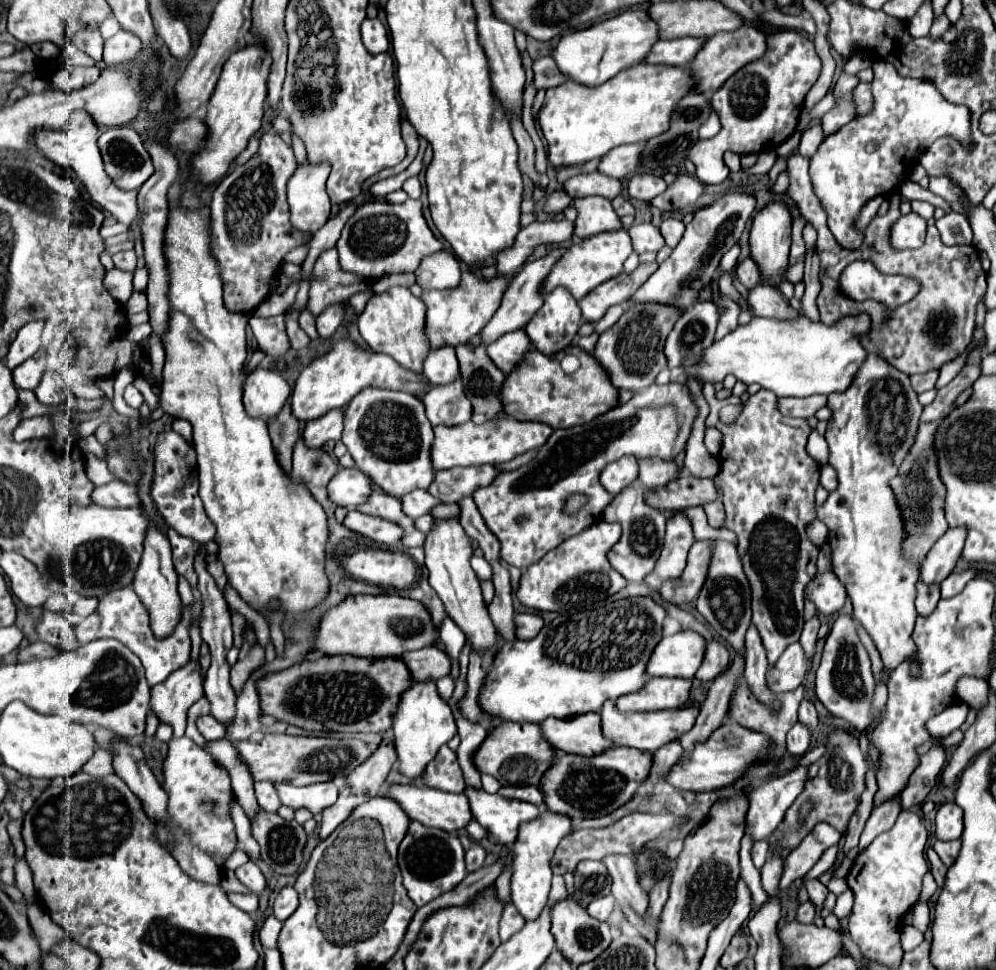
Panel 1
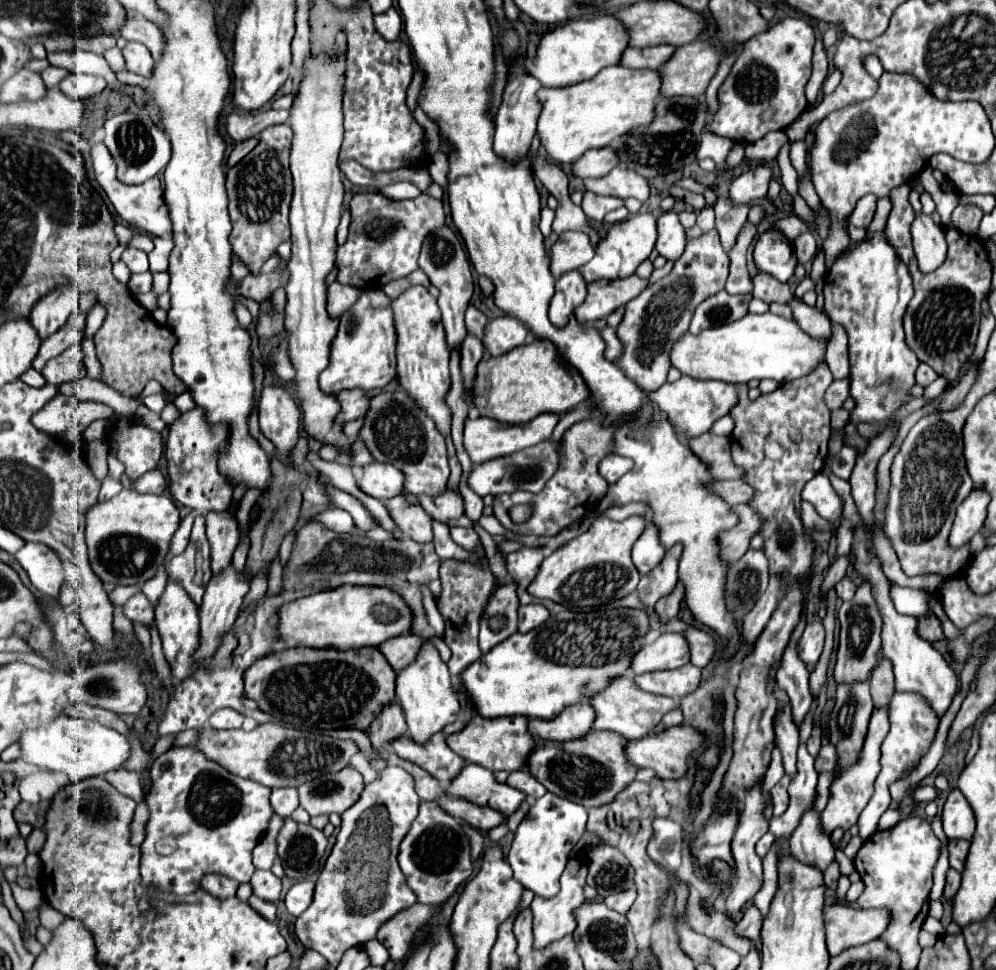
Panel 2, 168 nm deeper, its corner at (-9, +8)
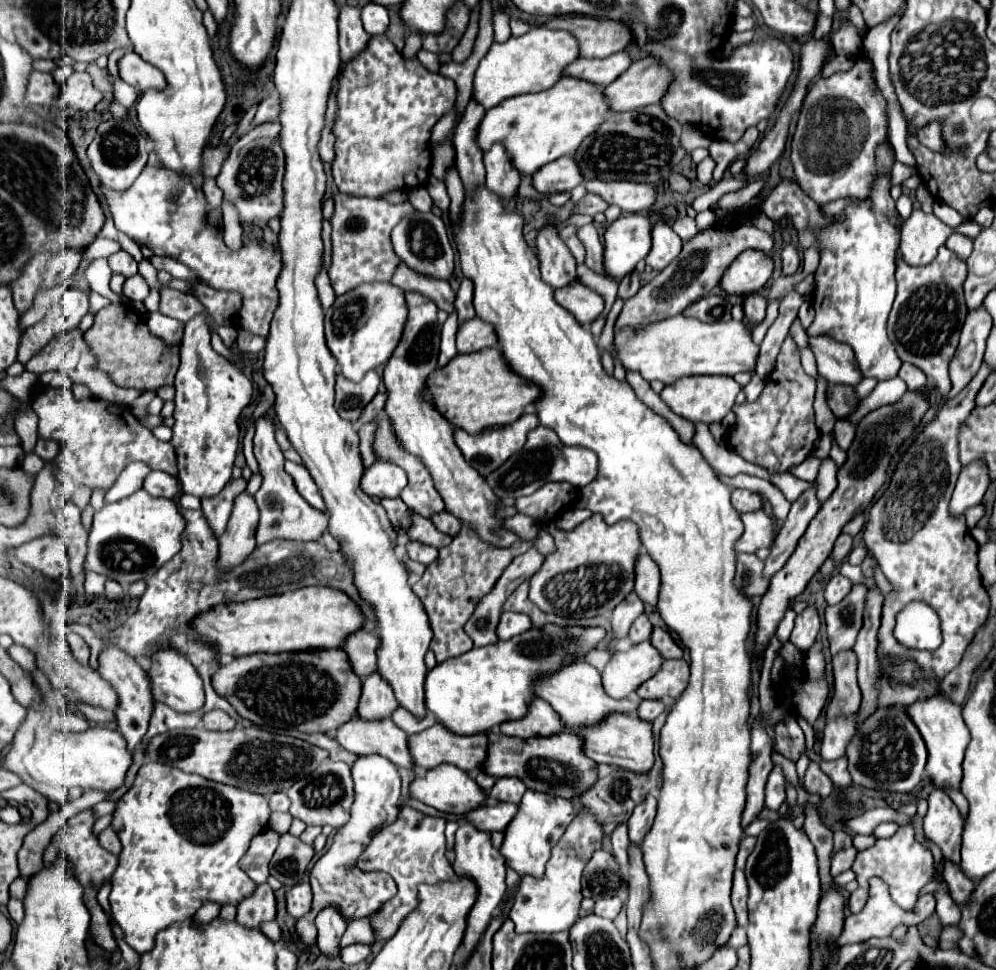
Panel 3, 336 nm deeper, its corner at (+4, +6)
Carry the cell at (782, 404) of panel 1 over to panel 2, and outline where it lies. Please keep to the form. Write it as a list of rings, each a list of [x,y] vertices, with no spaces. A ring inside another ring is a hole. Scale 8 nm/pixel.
[[[845,378],[845,380],[835,380],[835,382],[829,386],[827,394],[825,394],[825,402],[827,402],[827,406],[829,406],[831,410],[841,408],[847,398],[849,398],[849,378]]]

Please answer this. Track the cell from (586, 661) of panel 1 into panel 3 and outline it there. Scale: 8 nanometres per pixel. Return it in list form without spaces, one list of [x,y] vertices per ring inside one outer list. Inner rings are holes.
[[[544,624],[542,628],[530,628],[510,640],[498,640],[496,644],[484,648],[472,648],[470,652],[436,664],[426,676],[426,708],[434,712],[444,726],[456,734],[478,734],[498,728],[502,722],[524,718],[530,702],[536,698],[536,684],[562,670],[564,666],[578,662],[582,656],[592,652],[598,642],[606,638],[604,628],[582,628],[582,626],[558,626]]]

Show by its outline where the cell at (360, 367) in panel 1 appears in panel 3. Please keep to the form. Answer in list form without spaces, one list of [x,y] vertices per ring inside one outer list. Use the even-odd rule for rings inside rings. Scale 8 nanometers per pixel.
[[[390,282],[360,284],[356,290],[338,296],[326,310],[326,344],[338,362],[338,372],[352,382],[360,382],[366,372],[384,366],[398,346],[406,312],[404,292]]]

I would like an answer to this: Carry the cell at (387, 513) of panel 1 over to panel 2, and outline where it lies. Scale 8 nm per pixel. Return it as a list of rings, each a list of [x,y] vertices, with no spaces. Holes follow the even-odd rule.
[[[395,496],[391,500],[385,500],[385,506],[395,520],[395,524],[413,538],[415,542],[433,542],[433,530],[431,530],[431,516],[421,506],[407,504],[403,496]]]

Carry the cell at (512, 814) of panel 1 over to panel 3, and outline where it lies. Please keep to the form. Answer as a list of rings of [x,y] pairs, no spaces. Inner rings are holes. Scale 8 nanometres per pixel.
[[[436,766],[410,786],[412,798],[444,814],[466,814],[484,804],[486,792],[456,766]]]

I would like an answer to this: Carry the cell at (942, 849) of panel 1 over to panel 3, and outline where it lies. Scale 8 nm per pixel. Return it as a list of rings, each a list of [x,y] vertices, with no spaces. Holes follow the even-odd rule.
[[[944,860],[944,870],[942,876],[950,888],[950,896],[954,898],[956,904],[964,902],[964,898],[968,898],[968,894],[972,894],[974,884],[962,874],[962,870],[958,866],[954,866],[950,860]]]

